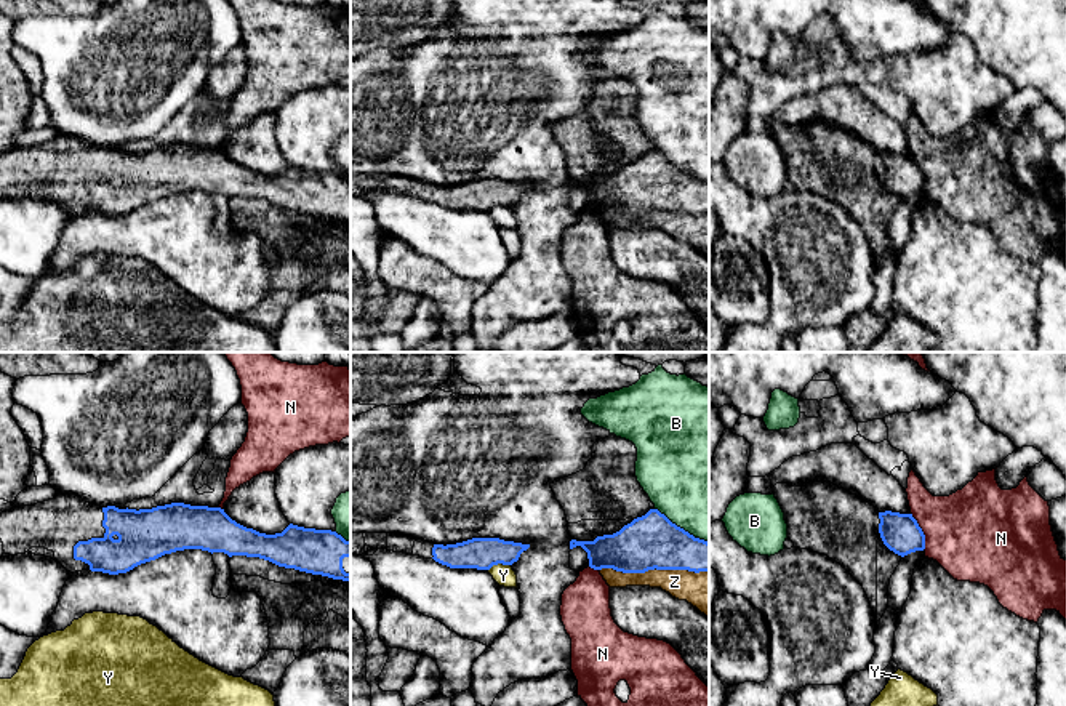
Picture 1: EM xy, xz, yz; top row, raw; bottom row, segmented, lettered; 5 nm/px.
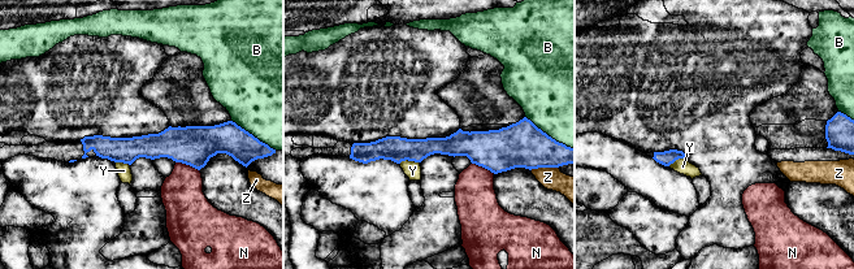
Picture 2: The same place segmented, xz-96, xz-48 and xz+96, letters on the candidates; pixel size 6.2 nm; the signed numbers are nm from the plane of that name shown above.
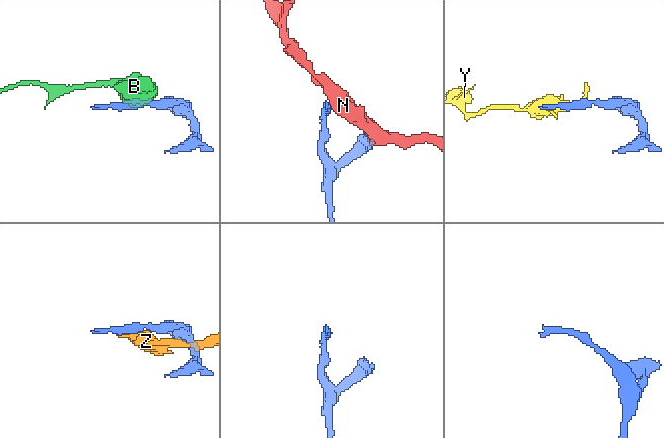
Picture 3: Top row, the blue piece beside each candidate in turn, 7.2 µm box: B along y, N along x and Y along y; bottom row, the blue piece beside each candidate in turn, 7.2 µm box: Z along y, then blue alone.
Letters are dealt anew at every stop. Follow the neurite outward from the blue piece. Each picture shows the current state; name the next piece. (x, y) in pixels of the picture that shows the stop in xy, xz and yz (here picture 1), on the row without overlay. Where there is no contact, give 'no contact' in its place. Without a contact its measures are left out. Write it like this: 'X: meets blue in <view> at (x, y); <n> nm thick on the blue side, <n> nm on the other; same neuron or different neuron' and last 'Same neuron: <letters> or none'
B: meets blue in xz at (682, 170); 280 nm thick on the blue side, 500 nm on the other; different neuron
N: meets blue in yz at (922, 173); 190 nm thick on the blue side, 460 nm on the other; different neuron
Y: meets blue in xz at (498, 204); 160 nm thick on the blue side, 100 nm on the other; different neuron
Z: meets blue in xz at (653, 210); 280 nm thick on the blue side, 160 nm on the other; different neuron
Same neuron: none

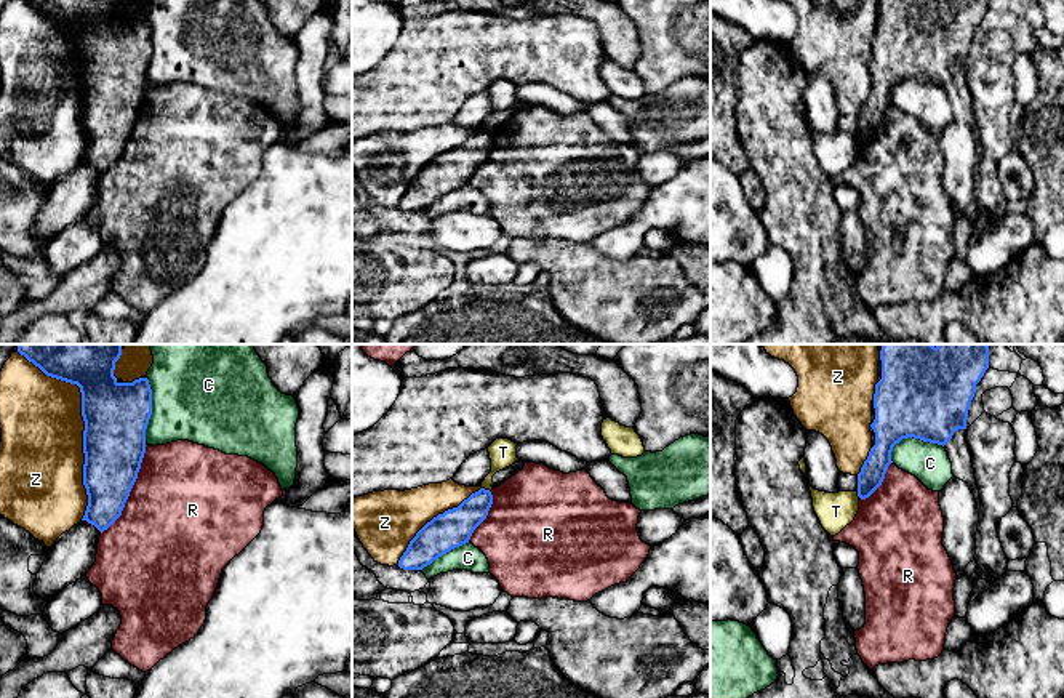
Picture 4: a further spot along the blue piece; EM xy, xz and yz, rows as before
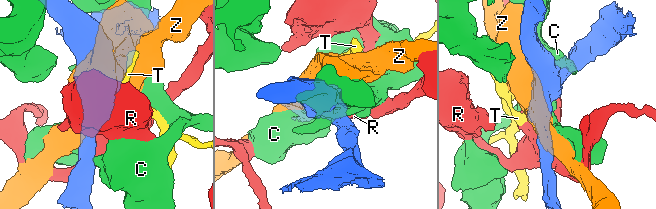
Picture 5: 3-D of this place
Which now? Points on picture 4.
C: meets blue in yz at (911, 77); 420 nm thick on the blue side, 190 nm on the other; different neuron
R: meets blue in xy at (130, 132); 320 nm thick on the blue side, 500 nm on the other; different neuron
T: meets blue in xz at (487, 132); 190 nm thick on the blue side, 140 nm on the other; different neuron
Z: meets blue in xy at (85, 69); 320 nm thick on the blue side, 420 nm on the other; different neuron
Same neuron: none

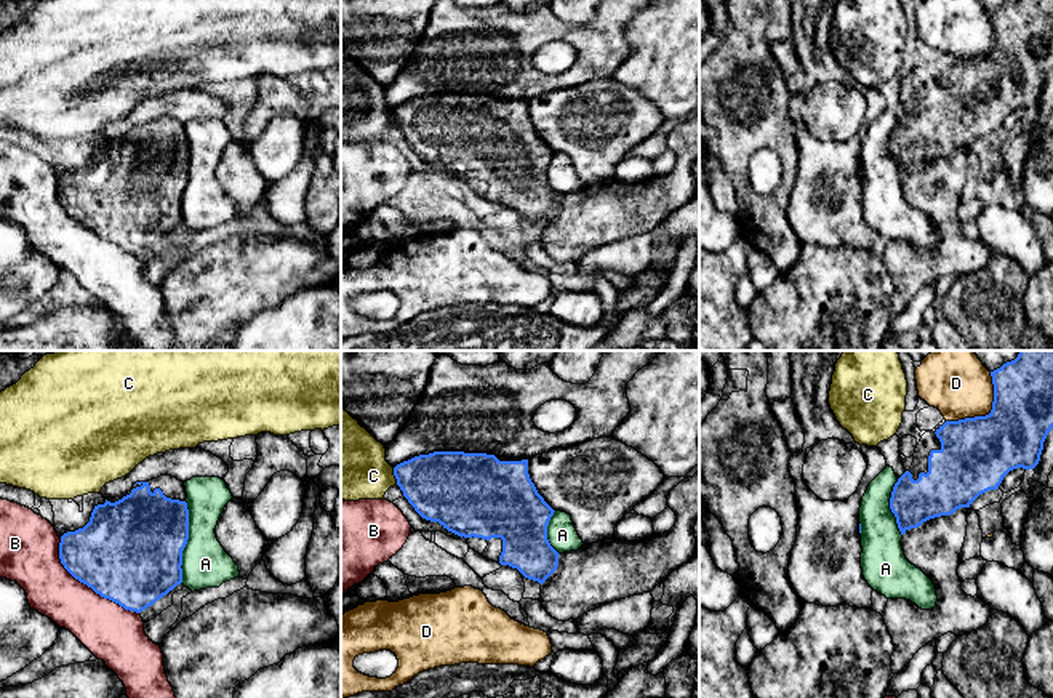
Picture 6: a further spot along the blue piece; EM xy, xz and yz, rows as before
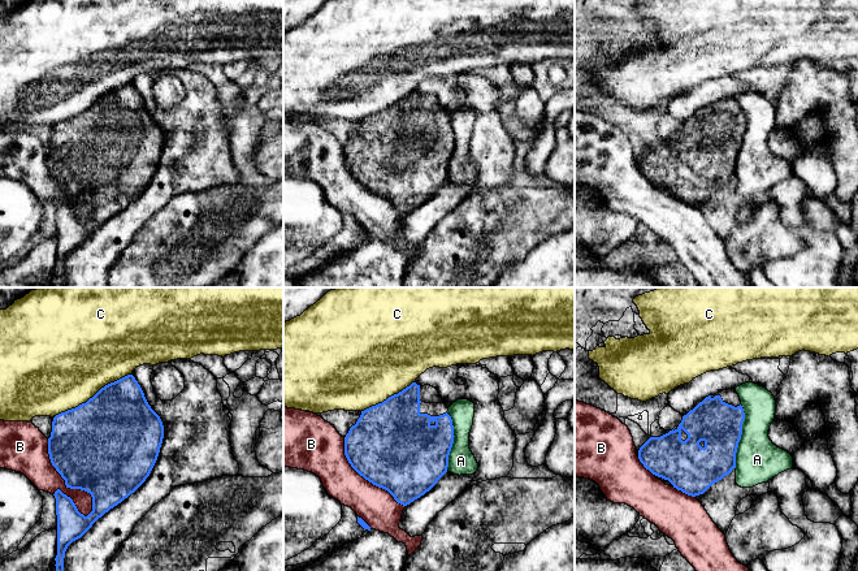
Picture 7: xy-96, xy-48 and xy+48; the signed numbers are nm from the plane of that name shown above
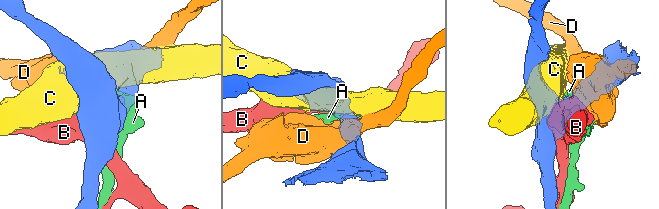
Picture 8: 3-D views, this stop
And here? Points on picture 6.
A: meets blue in xy at (186, 183); 480 nm thick on the blue side, 240 nm on the other; different neuron
B: meets blue in xy at (87, 226); 480 nm thick on the blue side, 280 nm on the other; different neuron
C: meets blue in xz at (394, 116); 360 nm thick on the blue side, 380 nm on the other; different neuron
D: meets blue in yz at (989, 55); 360 nm thick on the blue side, 300 nm on the other; different neuron
Same neuron: none

